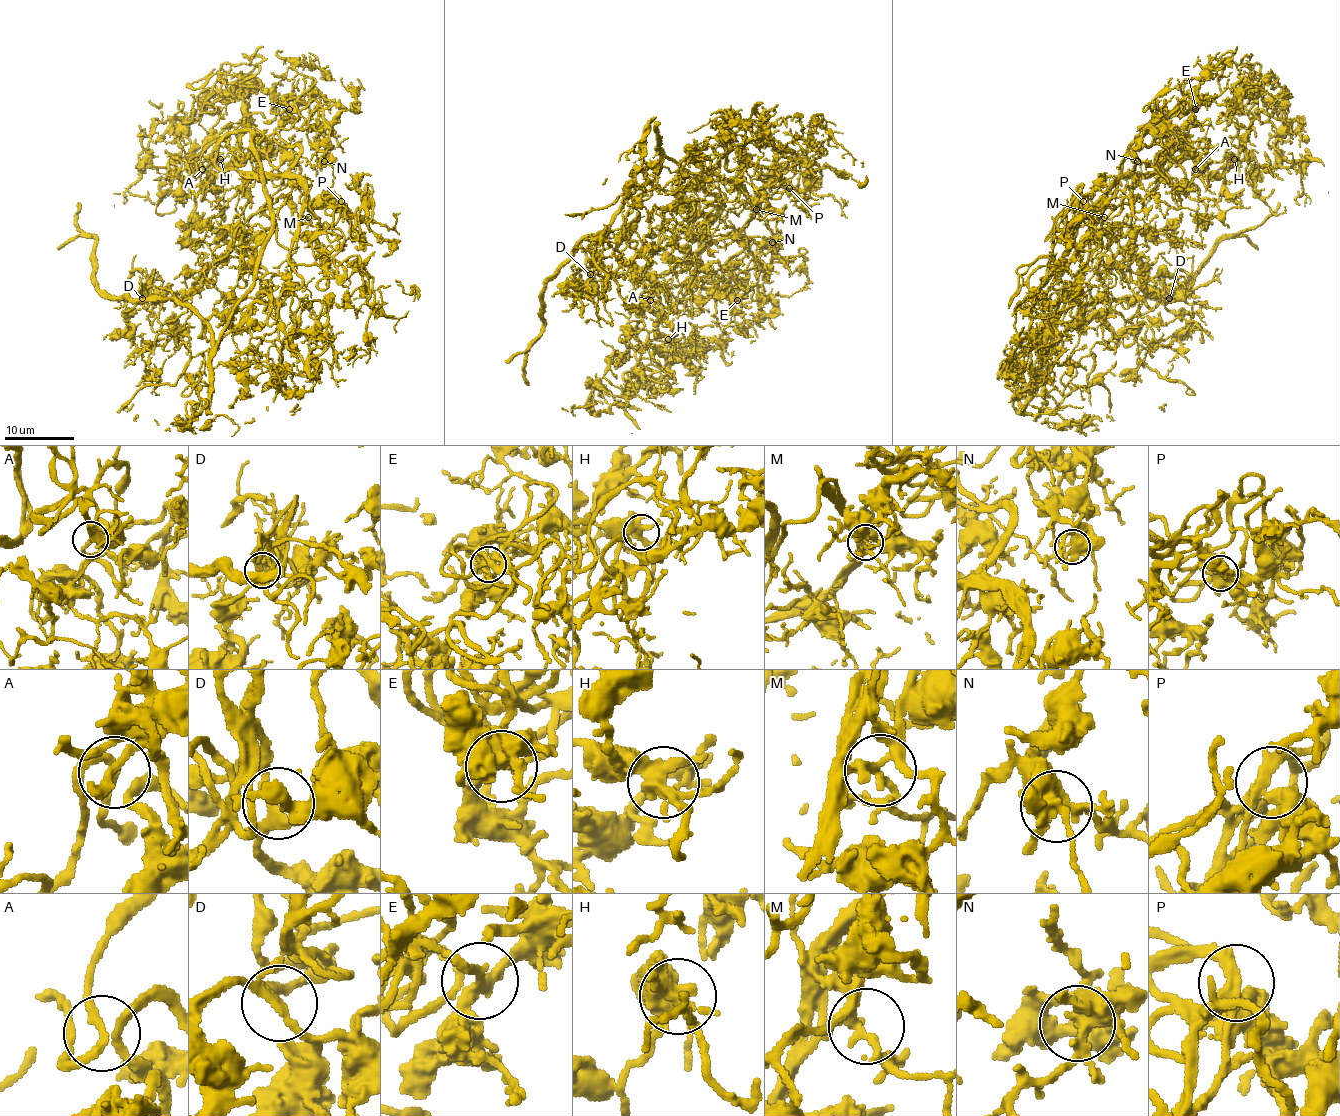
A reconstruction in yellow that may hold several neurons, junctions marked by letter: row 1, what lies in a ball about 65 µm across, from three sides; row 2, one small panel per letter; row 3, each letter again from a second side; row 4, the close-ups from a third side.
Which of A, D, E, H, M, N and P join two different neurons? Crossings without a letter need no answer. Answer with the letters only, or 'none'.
none

